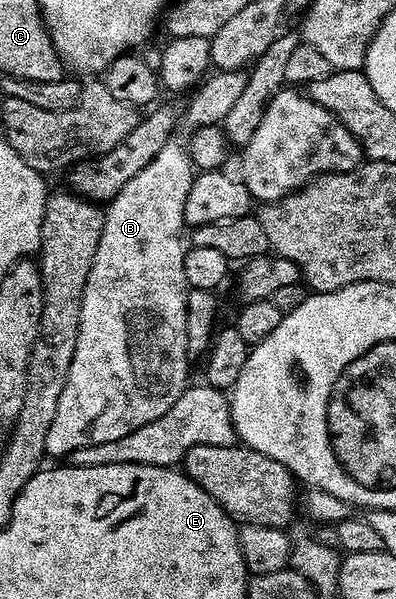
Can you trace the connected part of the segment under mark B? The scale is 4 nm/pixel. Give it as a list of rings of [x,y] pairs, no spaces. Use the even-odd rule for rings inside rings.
[[[177,140],[169,141],[135,176],[127,183],[127,188],[119,196],[115,196],[113,201],[108,203],[105,210],[105,223],[103,232],[99,236],[99,248],[95,248],[95,260],[91,264],[91,272],[87,276],[87,284],[83,288],[83,308],[79,316],[79,340],[75,340],[75,356],[71,356],[71,372],[67,372],[67,384],[63,384],[63,396],[59,396],[59,408],[55,412],[55,420],[51,420],[51,428],[47,431],[47,444],[45,453],[50,459],[64,459],[71,452],[75,452],[84,446],[94,446],[95,444],[107,444],[107,440],[119,440],[119,436],[127,436],[135,428],[143,428],[143,424],[151,424],[151,420],[159,420],[175,400],[184,392],[189,374],[191,359],[187,352],[187,296],[191,289],[187,276],[183,272],[183,260],[187,249],[186,243],[181,243],[181,230],[186,229],[185,224],[185,201],[187,192],[191,192],[191,184],[195,177],[195,167],[189,159],[188,149],[181,146]]]

